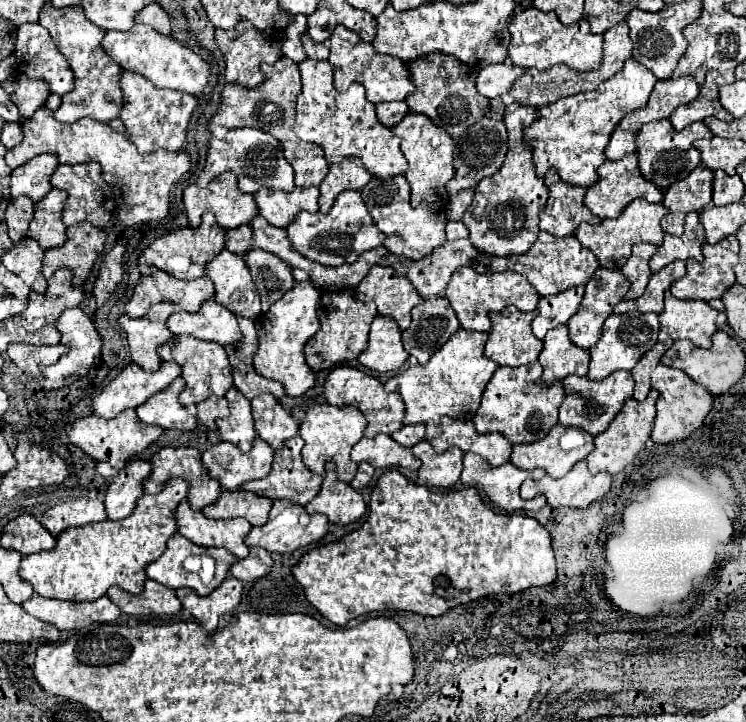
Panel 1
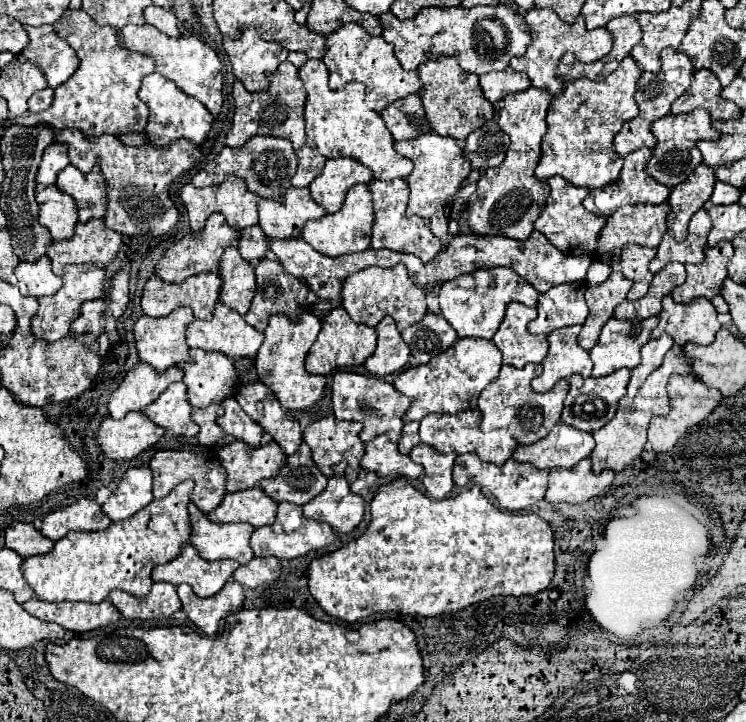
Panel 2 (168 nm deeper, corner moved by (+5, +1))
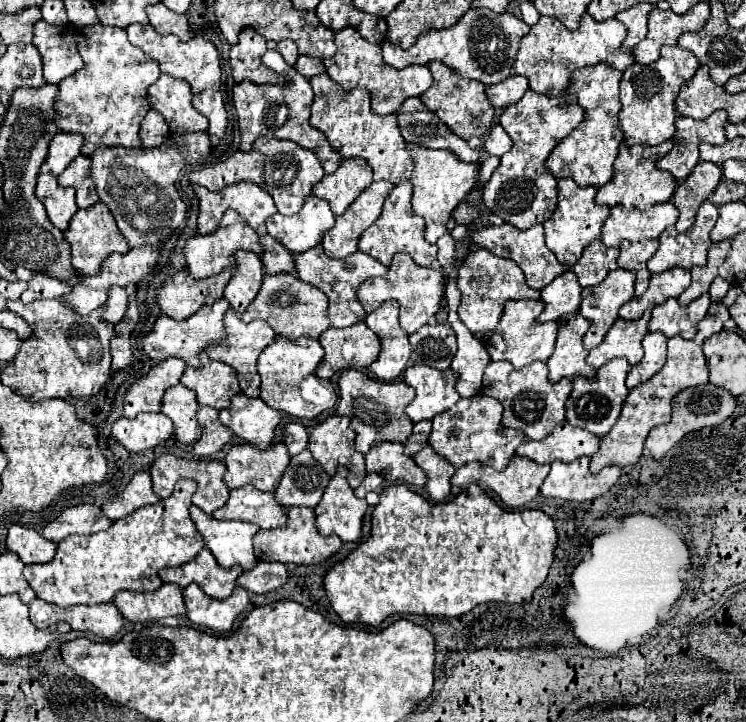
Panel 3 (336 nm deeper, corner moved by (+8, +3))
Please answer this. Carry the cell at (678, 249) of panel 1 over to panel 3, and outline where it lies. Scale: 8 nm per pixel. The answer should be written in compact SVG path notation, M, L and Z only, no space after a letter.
M706 200L706 202L702 202L702 206L700 206L700 210L698 210L696 222L692 224L692 228L688 228L686 234L676 232L676 228L666 228L666 230L660 234L660 246L658 246L656 254L648 260L648 270L650 270L652 274L660 274L660 272L666 272L666 270L672 270L672 268L692 270L694 266L704 266L704 264L706 264L708 248L710 248L710 244L712 244L710 232L712 232L712 228L714 228L716 220L718 220L718 206Z

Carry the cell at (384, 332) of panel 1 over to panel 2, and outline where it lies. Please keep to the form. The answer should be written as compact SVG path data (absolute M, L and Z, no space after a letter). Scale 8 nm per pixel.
M391 316L383 318L375 330L377 330L377 348L365 360L363 366L367 368L367 372L379 378L397 374L409 362L409 346L401 340L401 334Z

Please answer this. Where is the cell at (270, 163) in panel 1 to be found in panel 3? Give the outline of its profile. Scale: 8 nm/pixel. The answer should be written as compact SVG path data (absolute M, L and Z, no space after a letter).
M262 136L254 142L250 152L236 152L226 162L192 172L190 180L192 184L204 186L212 192L220 192L222 188L230 184L238 184L238 182L254 182L274 198L278 212L292 216L302 210L306 198L312 194L312 186L320 182L322 176L324 176L324 170L312 150L306 150L292 140L276 140L276 138L268 140Z

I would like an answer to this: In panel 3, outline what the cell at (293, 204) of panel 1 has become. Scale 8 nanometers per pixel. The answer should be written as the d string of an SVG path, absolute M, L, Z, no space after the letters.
M310 196L304 208L294 216L274 214L266 220L268 234L274 236L280 244L284 244L294 254L318 246L324 232L328 232L334 224L336 224L336 216L332 214L328 202L316 196Z

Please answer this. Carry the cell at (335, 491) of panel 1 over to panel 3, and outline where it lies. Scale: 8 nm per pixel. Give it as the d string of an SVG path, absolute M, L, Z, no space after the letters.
M340 468L330 480L316 510L316 526L322 536L336 534L342 542L358 542L362 536L362 518L366 514L366 500L354 496L346 482L346 468Z

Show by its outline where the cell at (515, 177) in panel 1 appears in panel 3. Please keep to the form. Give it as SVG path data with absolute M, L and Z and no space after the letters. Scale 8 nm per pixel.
M528 90L526 96L518 100L518 104L512 104L502 112L500 124L510 134L514 146L500 158L498 168L482 188L482 200L492 214L520 230L528 230L534 224L544 224L554 214L558 200L558 180L548 172L546 158L554 146L564 140L582 120L584 110L576 98L568 96L568 92L550 98Z

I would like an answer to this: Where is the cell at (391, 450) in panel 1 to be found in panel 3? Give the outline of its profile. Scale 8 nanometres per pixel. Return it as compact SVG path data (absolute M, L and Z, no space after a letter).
M374 444L372 452L366 456L366 470L378 472L384 476L388 484L410 484L410 486L424 486L426 474L416 466L412 458L404 454L402 444Z

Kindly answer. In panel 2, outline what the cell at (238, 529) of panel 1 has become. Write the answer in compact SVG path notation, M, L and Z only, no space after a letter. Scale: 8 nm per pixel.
M191 502L191 544L207 560L237 560L247 564L253 558L249 536L255 530L251 524L215 524Z

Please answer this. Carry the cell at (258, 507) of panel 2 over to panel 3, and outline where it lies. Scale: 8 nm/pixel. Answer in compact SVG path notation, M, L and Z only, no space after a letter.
M252 486L230 490L228 502L212 514L216 520L240 520L258 524L262 530L280 528L286 524L286 508L280 506L272 492L262 492Z

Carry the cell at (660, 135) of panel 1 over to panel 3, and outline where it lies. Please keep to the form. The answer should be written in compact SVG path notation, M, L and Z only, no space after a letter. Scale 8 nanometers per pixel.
M716 110L706 120L694 120L680 116L676 120L676 146L658 162L660 170L668 170L674 178L684 180L694 166L698 164L698 146L700 142L708 144L724 144L724 124L728 122L728 114L724 110Z

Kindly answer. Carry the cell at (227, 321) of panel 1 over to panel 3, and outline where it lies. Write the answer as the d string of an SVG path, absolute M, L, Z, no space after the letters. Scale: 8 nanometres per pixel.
M228 310L226 318L224 318L224 324L226 324L226 332L228 332L228 340L224 344L218 344L214 348L208 348L206 354L212 358L212 360L218 360L218 362L224 362L228 366L232 366L236 372L238 372L238 378L240 378L240 388L246 396L260 396L260 374L256 370L256 360L260 356L260 352L270 346L276 338L276 332L272 328L268 328L268 324L264 324L264 320L256 320L256 322L242 322L236 318L236 314L232 310Z

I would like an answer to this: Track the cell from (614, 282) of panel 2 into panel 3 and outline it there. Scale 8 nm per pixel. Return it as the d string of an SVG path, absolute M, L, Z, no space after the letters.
M610 270L600 286L584 288L580 314L592 320L592 328L584 336L584 346L596 348L612 324L618 320L618 310L622 304L634 298L634 272L630 270Z

